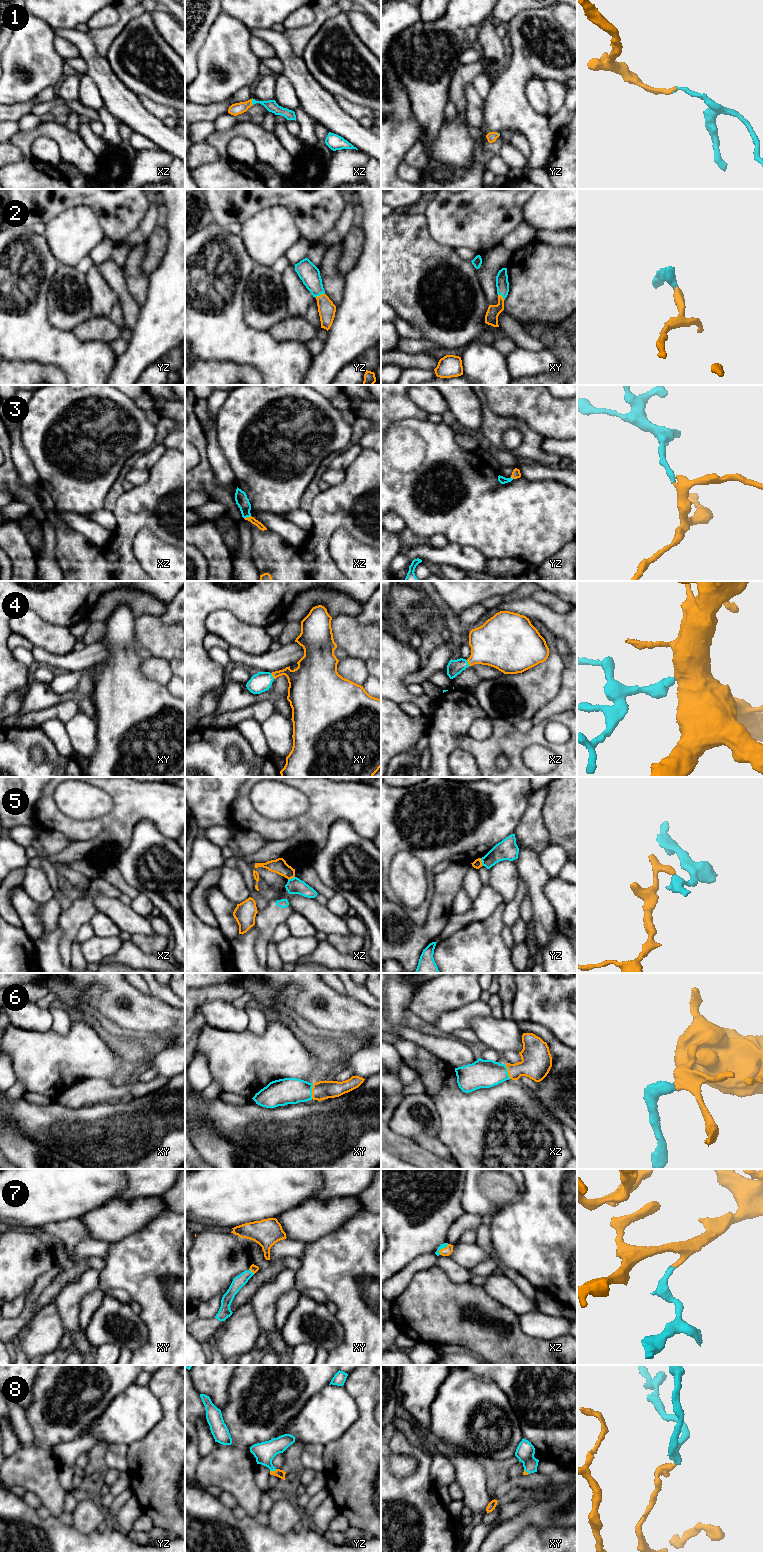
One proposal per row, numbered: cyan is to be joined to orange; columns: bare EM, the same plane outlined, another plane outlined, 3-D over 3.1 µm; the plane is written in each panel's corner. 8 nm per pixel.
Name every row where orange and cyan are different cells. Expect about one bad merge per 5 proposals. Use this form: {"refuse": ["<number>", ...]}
{"refuse": ["5"]}

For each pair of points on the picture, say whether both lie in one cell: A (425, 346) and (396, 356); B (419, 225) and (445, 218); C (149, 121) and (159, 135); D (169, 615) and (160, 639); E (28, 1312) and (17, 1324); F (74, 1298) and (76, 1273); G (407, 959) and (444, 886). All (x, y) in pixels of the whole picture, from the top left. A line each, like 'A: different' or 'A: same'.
A: different
B: different
C: same
D: different
E: same
F: different
G: same

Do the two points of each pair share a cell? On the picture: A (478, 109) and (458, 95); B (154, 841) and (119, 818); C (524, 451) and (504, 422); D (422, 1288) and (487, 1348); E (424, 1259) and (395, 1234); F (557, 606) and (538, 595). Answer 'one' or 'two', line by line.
A: two
B: two
C: one
D: one
E: two
F: one

